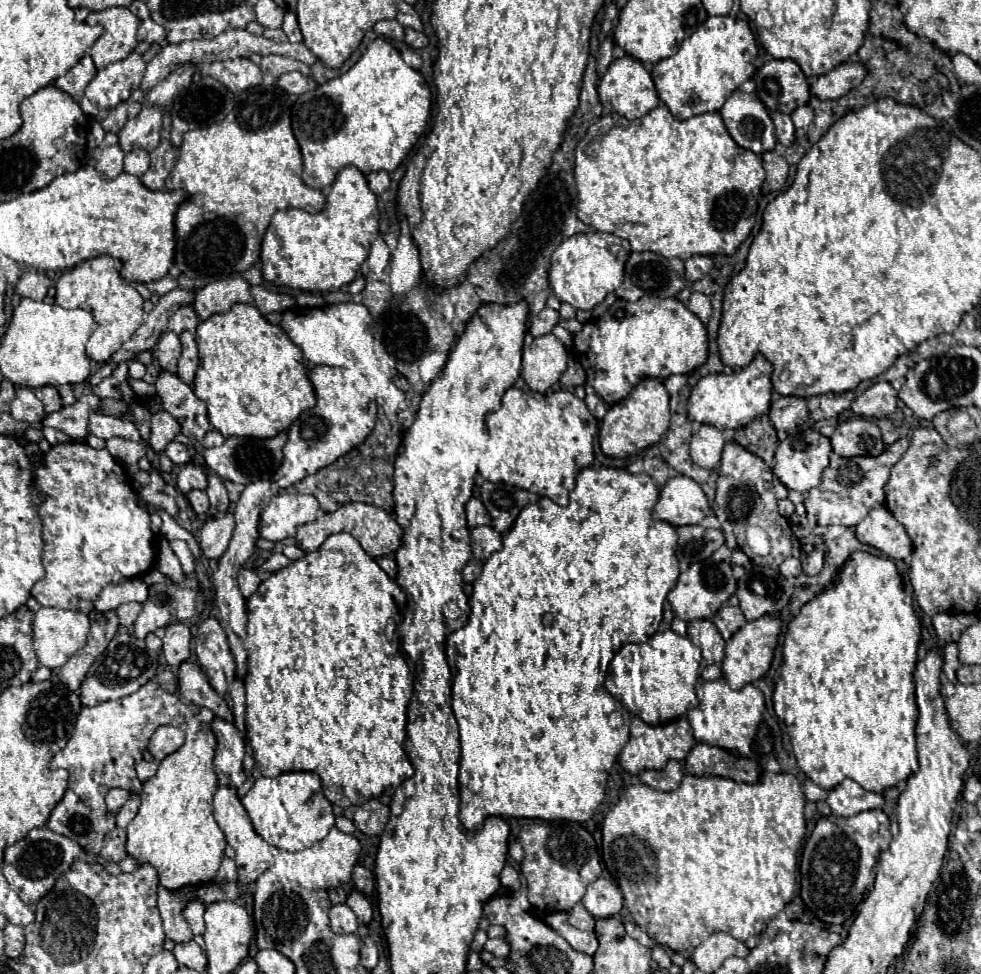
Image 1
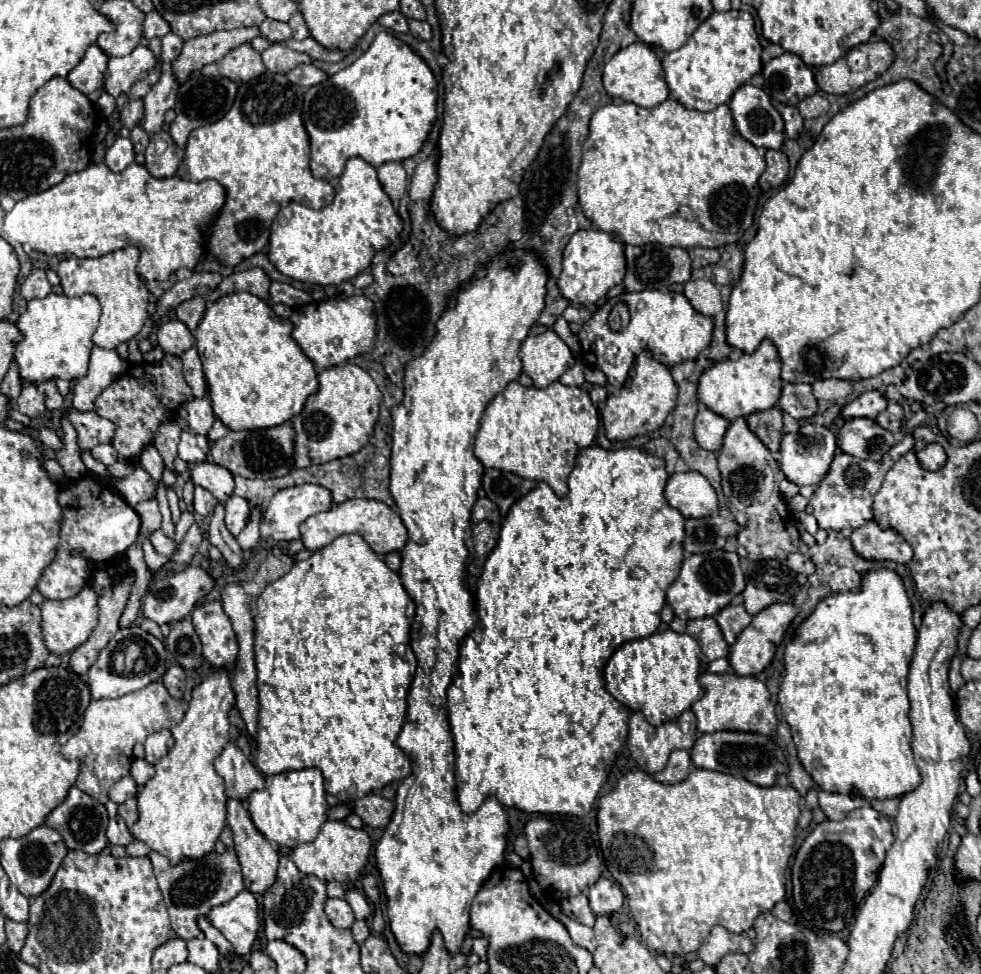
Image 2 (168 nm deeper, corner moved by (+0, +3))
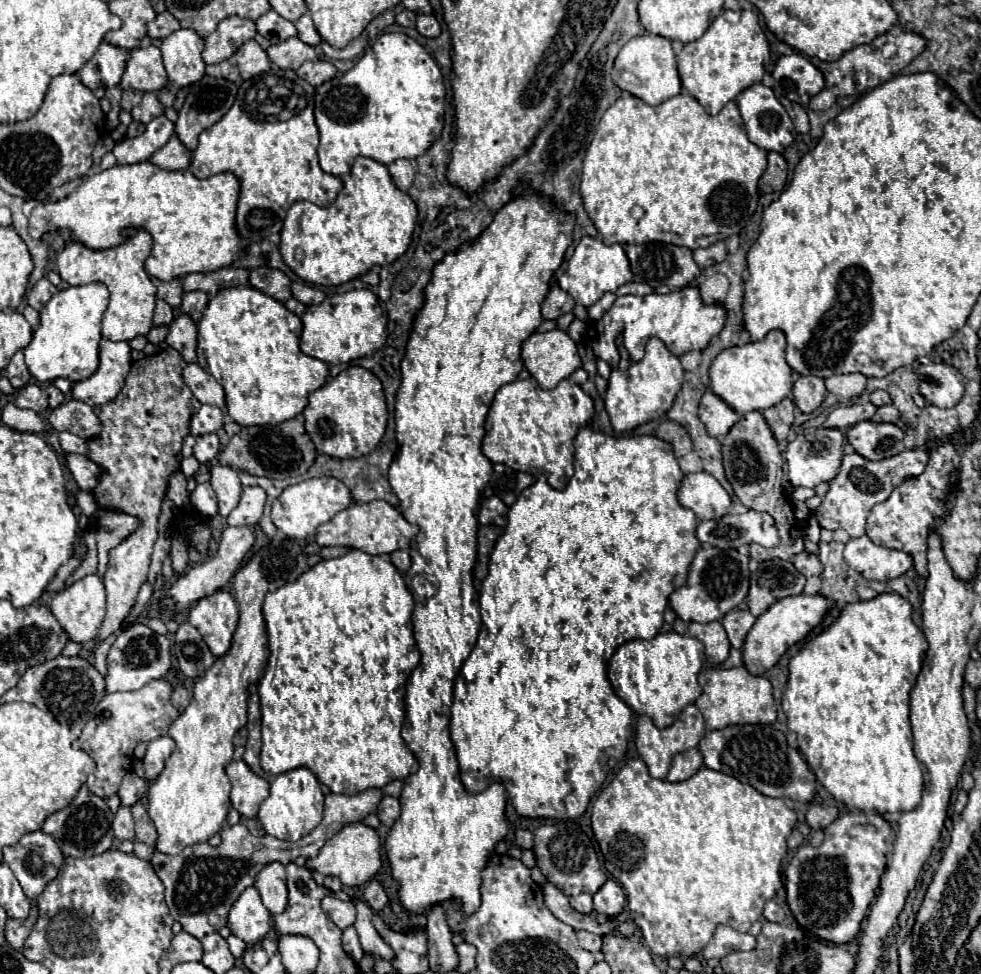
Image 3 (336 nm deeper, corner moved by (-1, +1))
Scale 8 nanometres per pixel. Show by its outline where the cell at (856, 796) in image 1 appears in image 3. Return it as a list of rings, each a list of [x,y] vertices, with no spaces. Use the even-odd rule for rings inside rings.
[[[813,802],[805,814],[805,822],[817,830],[817,828],[825,828],[829,826],[835,818],[839,816],[839,810],[833,806],[821,806],[819,802]]]

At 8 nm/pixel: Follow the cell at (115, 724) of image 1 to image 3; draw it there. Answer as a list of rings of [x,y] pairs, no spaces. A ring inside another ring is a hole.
[[[161,678],[161,680],[151,680],[141,690],[135,692],[107,694],[97,704],[81,736],[73,742],[73,748],[85,750],[97,764],[95,772],[87,778],[87,788],[93,794],[101,798],[109,798],[111,794],[115,794],[123,776],[131,770],[135,746],[139,742],[151,742],[167,734],[169,724],[179,716],[179,710],[169,702],[171,692],[173,692],[173,684]]]

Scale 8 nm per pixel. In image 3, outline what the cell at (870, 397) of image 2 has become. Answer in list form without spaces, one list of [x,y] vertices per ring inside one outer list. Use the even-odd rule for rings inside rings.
[[[871,402],[865,404],[851,404],[851,406],[843,406],[843,408],[835,408],[827,420],[823,422],[825,428],[837,428],[837,430],[847,430],[851,426],[855,426],[861,420],[871,420],[871,416],[875,414],[875,406]]]

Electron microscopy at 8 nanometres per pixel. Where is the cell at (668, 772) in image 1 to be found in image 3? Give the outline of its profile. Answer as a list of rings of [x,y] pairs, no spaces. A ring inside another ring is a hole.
[[[691,748],[691,750],[687,750],[687,752],[681,752],[681,754],[677,754],[677,756],[673,758],[673,764],[671,764],[671,770],[669,770],[667,780],[669,780],[669,782],[687,780],[687,778],[691,778],[701,766],[703,766],[703,760],[701,760],[699,748]]]

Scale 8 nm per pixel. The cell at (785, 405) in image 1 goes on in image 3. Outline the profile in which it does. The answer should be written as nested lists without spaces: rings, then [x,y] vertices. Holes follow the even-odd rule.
[[[797,376],[795,378],[793,396],[801,412],[809,414],[815,408],[819,408],[819,404],[825,400],[825,394],[827,394],[827,388],[825,388],[823,378],[819,376]]]

